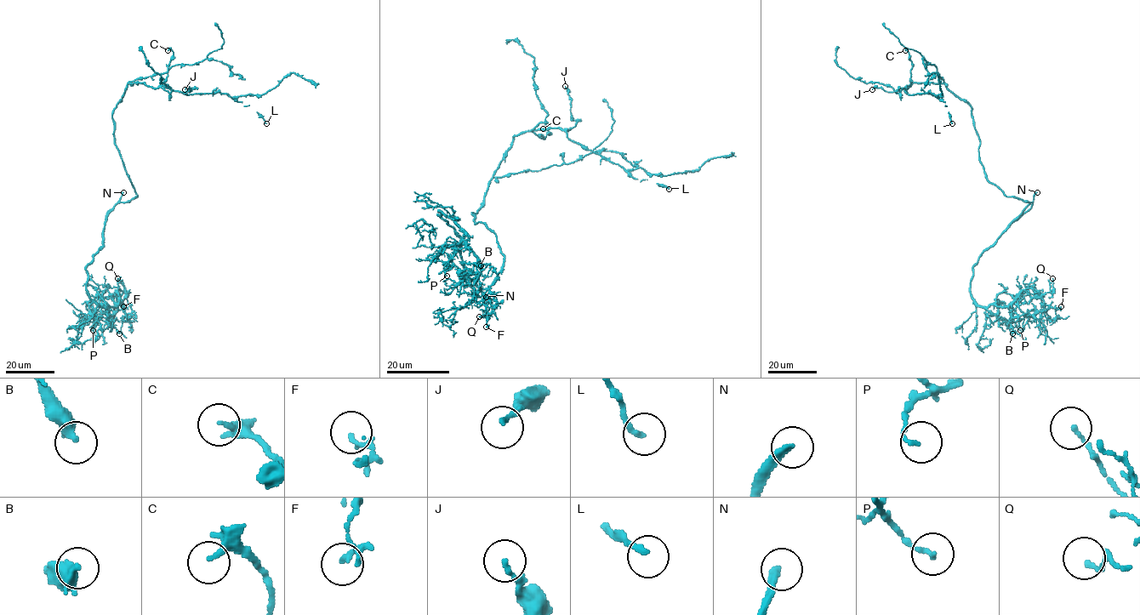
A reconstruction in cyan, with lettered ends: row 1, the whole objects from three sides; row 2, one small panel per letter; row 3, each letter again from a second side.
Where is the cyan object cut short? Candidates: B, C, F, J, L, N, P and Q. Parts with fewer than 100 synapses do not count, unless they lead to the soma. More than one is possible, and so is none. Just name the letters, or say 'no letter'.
N

